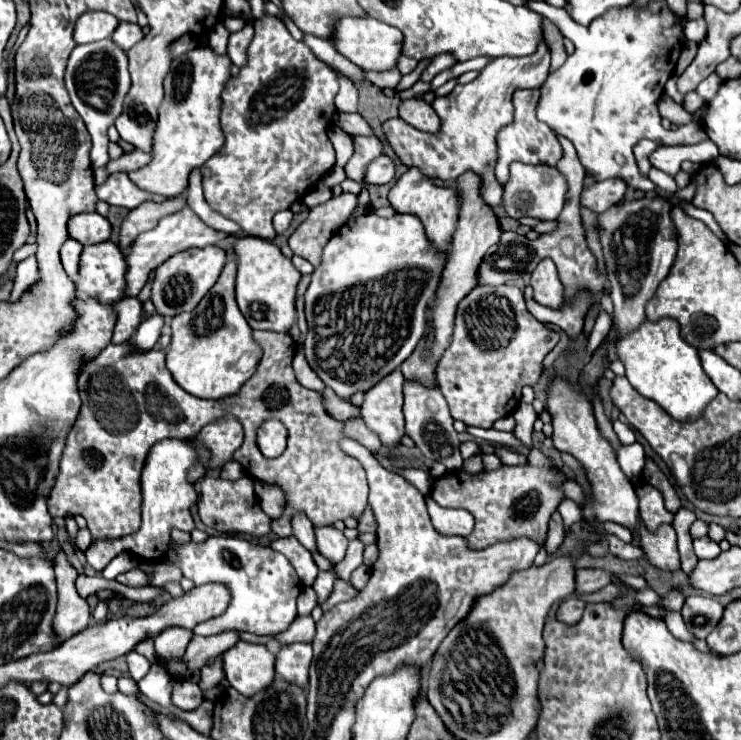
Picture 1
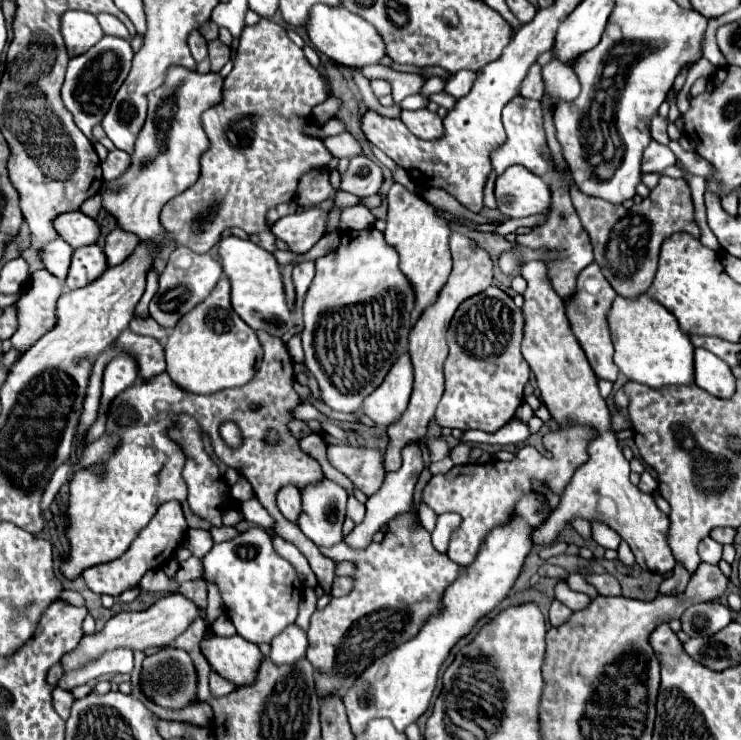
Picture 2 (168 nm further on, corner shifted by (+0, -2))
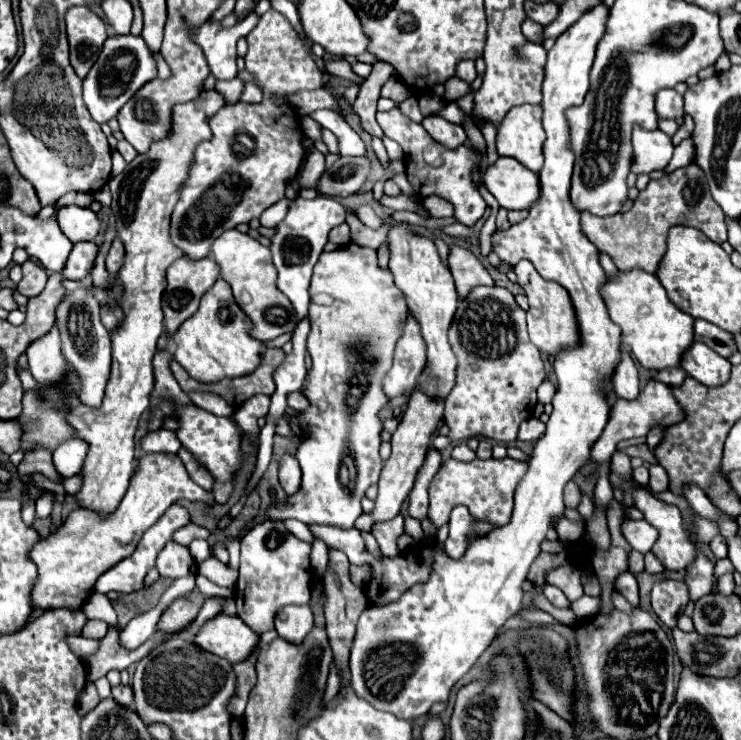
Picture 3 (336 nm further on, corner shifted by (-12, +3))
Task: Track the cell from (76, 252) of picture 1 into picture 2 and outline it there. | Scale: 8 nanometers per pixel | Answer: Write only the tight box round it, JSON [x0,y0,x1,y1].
[40,238,72,280]

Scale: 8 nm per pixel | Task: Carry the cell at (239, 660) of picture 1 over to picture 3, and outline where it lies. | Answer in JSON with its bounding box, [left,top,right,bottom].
[194,615,260,663]

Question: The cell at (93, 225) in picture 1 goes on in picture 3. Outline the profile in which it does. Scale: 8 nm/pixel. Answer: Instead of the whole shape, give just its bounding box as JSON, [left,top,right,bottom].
[58,205,100,243]

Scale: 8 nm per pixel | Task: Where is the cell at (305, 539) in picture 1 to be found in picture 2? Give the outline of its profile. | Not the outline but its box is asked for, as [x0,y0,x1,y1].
[276,486,300,522]

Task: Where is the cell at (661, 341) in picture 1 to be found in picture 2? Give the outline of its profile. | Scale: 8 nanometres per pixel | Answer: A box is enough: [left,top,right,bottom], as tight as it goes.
[608,294,692,388]

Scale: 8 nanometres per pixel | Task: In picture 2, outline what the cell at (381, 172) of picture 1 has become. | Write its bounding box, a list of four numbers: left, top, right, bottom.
[340,156,382,198]

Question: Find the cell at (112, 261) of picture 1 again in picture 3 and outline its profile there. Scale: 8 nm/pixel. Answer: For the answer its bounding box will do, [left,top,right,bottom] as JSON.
[64,243,98,281]

